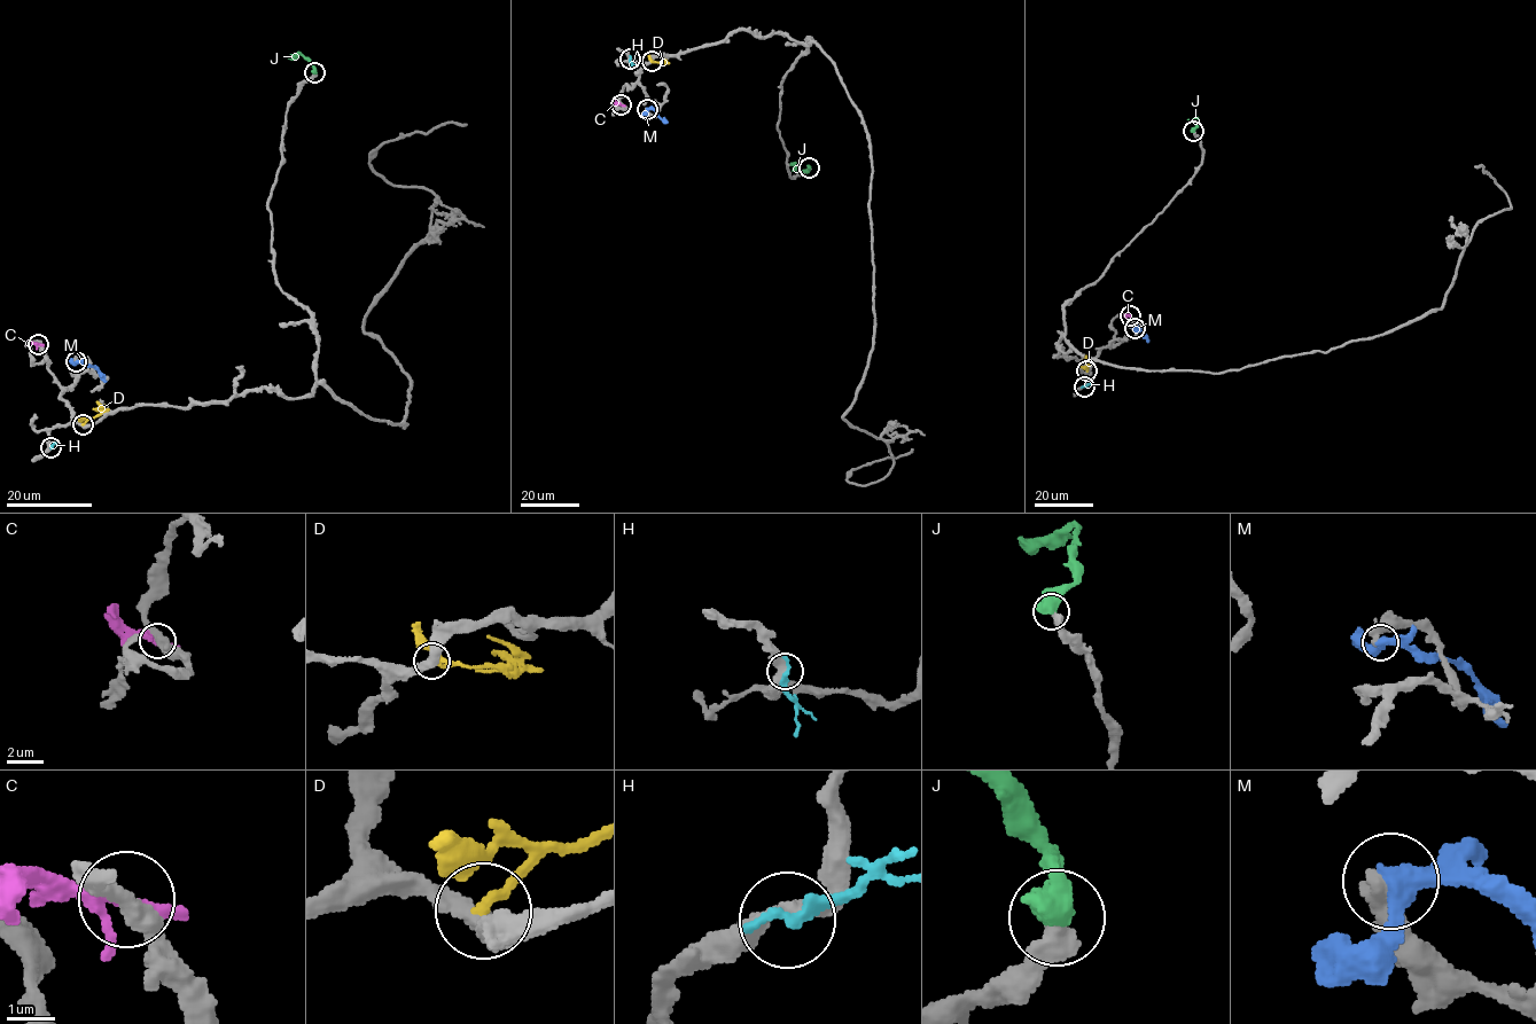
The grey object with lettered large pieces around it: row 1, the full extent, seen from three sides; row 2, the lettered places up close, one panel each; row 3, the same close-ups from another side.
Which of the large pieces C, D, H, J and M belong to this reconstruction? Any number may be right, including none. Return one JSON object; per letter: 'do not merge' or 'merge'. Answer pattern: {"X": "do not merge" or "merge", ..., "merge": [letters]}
{"C": "do not merge", "D": "do not merge", "H": "do not merge", "J": "merge", "M": "do not merge", "merge": ["J"]}

